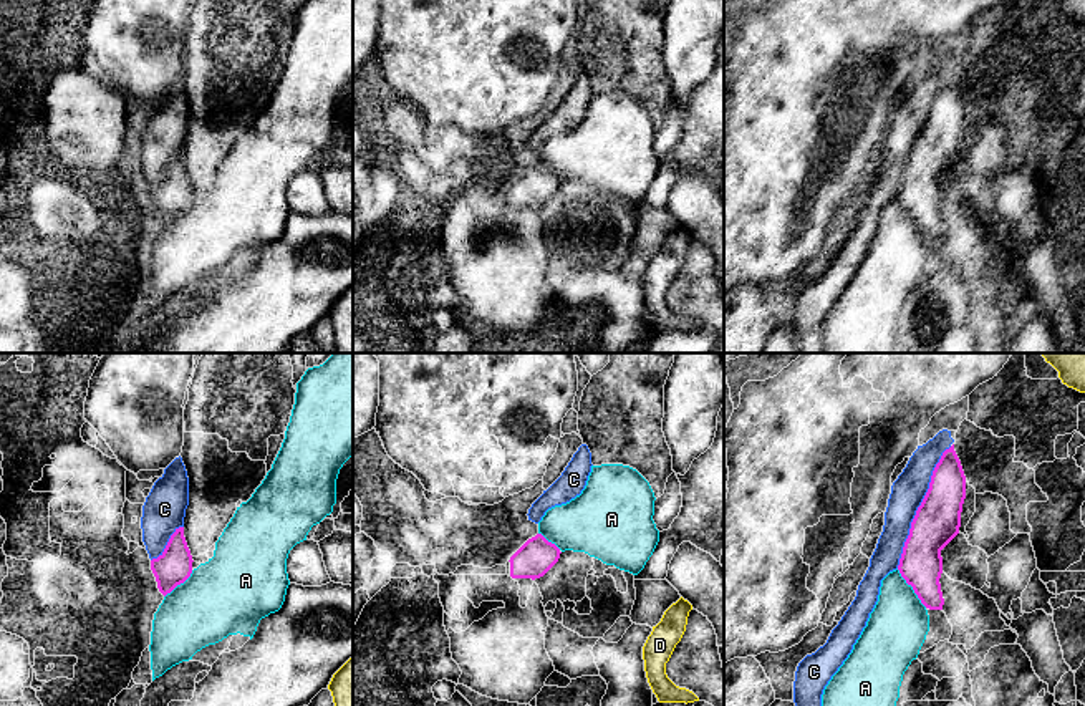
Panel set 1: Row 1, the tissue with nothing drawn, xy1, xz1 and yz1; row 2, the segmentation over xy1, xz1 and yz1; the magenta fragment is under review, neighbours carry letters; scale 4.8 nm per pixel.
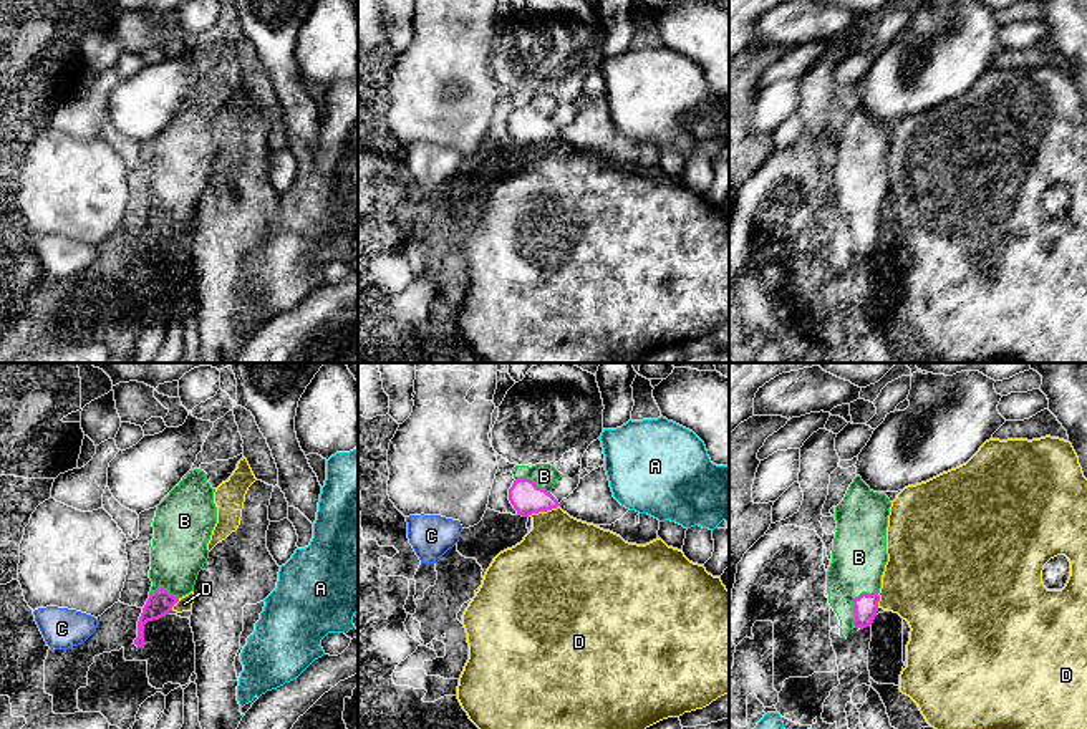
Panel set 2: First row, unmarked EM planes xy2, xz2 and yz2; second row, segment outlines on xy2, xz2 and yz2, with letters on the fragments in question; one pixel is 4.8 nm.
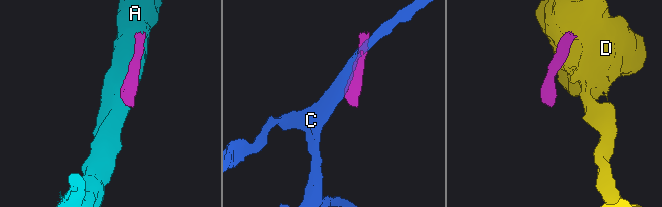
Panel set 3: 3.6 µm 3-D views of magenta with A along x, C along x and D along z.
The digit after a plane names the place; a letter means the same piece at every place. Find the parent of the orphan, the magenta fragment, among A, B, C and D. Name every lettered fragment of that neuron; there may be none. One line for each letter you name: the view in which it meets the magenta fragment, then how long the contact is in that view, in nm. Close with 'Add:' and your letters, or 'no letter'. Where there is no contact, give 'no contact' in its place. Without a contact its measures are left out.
B: yz2 | 200 nm
Add: B

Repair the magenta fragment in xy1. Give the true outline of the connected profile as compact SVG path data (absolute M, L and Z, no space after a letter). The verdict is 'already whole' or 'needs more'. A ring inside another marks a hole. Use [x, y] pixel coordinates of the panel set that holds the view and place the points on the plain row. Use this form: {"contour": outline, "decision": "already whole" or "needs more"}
{"contour": "M184 156L176 157L164 181L151 189L159 220L166 225L192 202L192 184L184 166Z", "decision": "already whole"}

